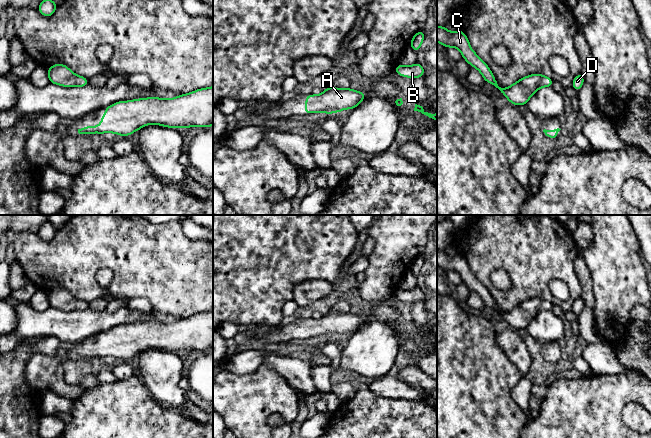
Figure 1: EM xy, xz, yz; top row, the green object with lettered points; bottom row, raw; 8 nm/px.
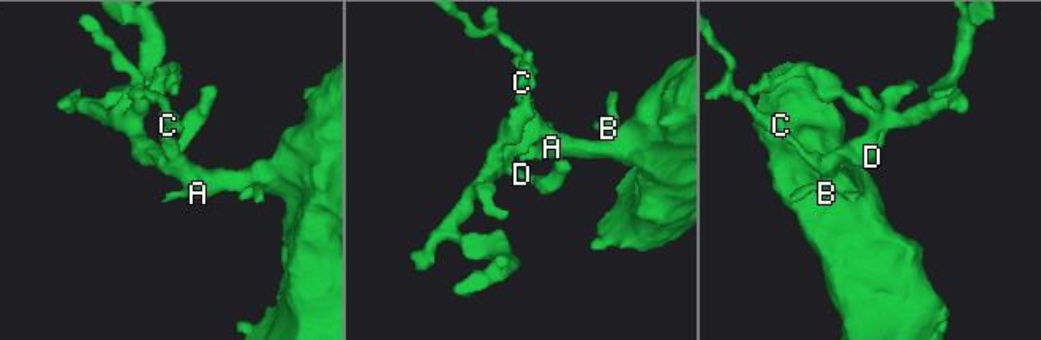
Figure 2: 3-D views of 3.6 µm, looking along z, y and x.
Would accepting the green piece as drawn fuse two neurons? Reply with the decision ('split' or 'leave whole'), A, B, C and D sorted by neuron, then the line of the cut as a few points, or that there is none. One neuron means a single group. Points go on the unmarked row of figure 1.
leave whole | A B C D | no cut

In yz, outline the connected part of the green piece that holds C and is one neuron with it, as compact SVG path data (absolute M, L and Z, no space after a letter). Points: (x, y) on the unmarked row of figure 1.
M437 250L437 266L446 273L456 271L463 283L475 291L483 300L485 306L494 309L513 329L526 329L531 320L542 311L552 311L553 304L542 298L530 298L513 307L510 311L501 312L488 289L472 274L469 264L461 254L448 255L445 250Z

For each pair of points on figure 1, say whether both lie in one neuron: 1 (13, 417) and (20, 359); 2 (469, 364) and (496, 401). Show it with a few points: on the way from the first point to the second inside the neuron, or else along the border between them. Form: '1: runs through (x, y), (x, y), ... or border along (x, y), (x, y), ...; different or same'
1: runs through (13, 403), (13, 373); same
2: runs through (469, 373), (487, 392); same

